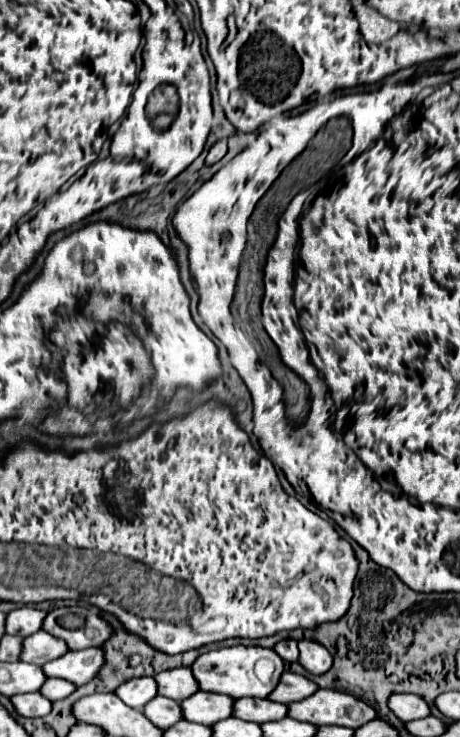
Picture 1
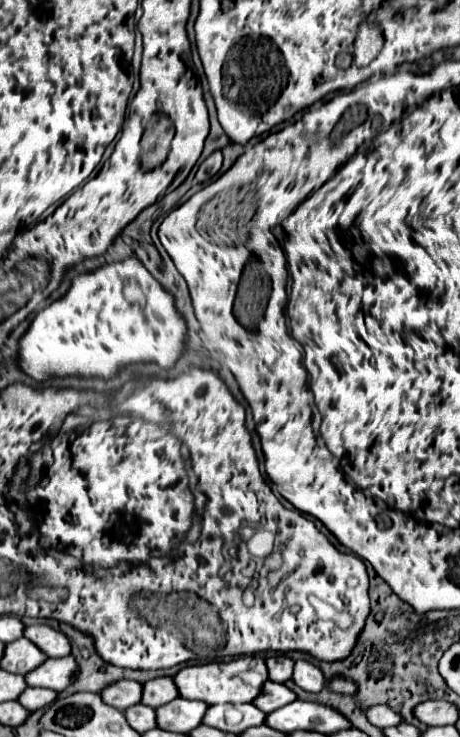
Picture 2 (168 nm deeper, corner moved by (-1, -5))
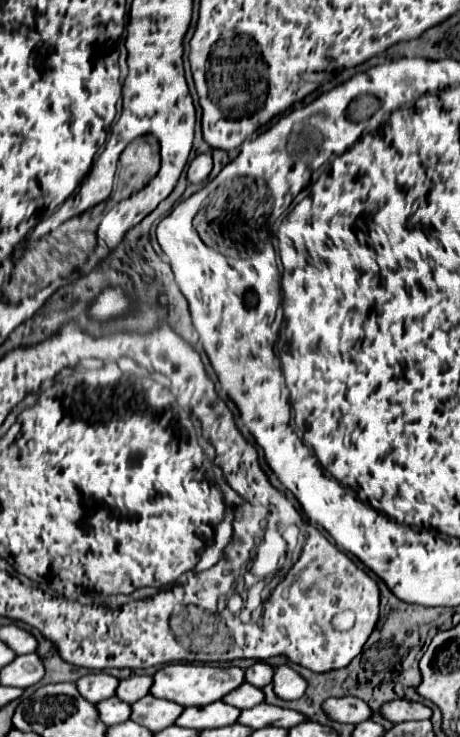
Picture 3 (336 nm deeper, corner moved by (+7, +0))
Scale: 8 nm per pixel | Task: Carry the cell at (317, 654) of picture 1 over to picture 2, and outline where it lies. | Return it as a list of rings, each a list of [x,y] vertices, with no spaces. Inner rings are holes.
[[[295,661],[295,669],[293,669],[293,681],[297,687],[301,687],[307,693],[319,693],[325,685],[323,673],[319,671],[319,667],[315,667],[309,661]]]

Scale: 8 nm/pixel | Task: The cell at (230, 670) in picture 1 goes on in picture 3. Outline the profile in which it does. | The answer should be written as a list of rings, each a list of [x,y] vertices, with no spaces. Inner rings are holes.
[[[167,664],[153,676],[153,688],[151,694],[157,698],[165,698],[171,702],[177,702],[181,706],[205,706],[215,700],[221,700],[231,690],[239,688],[245,682],[245,670],[237,666],[221,668],[221,666],[209,666],[209,664]]]

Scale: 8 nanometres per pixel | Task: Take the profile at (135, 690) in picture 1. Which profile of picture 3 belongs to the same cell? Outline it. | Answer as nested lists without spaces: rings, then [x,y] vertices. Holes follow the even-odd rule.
[[[105,672],[87,674],[87,676],[77,680],[77,688],[83,694],[83,698],[87,698],[93,704],[115,696],[117,686],[119,686],[119,680],[111,674],[105,674]]]

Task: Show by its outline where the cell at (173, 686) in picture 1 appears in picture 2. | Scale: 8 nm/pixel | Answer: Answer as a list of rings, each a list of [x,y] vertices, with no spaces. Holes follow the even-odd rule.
[[[159,677],[143,683],[143,699],[141,703],[147,707],[159,707],[179,697],[179,691],[173,683],[173,677]]]

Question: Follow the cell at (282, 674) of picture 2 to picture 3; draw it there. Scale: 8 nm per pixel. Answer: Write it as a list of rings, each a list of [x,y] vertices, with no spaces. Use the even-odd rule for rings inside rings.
[[[255,662],[253,666],[247,668],[247,682],[263,688],[273,680],[273,674],[275,674],[273,666],[269,666],[267,662]]]

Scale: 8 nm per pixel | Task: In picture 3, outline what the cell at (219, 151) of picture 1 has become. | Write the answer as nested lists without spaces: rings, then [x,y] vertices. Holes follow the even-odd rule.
[[[199,154],[193,158],[193,162],[189,164],[189,170],[187,170],[187,180],[191,184],[201,184],[209,178],[209,172],[213,168],[213,160],[211,160],[211,154]]]

